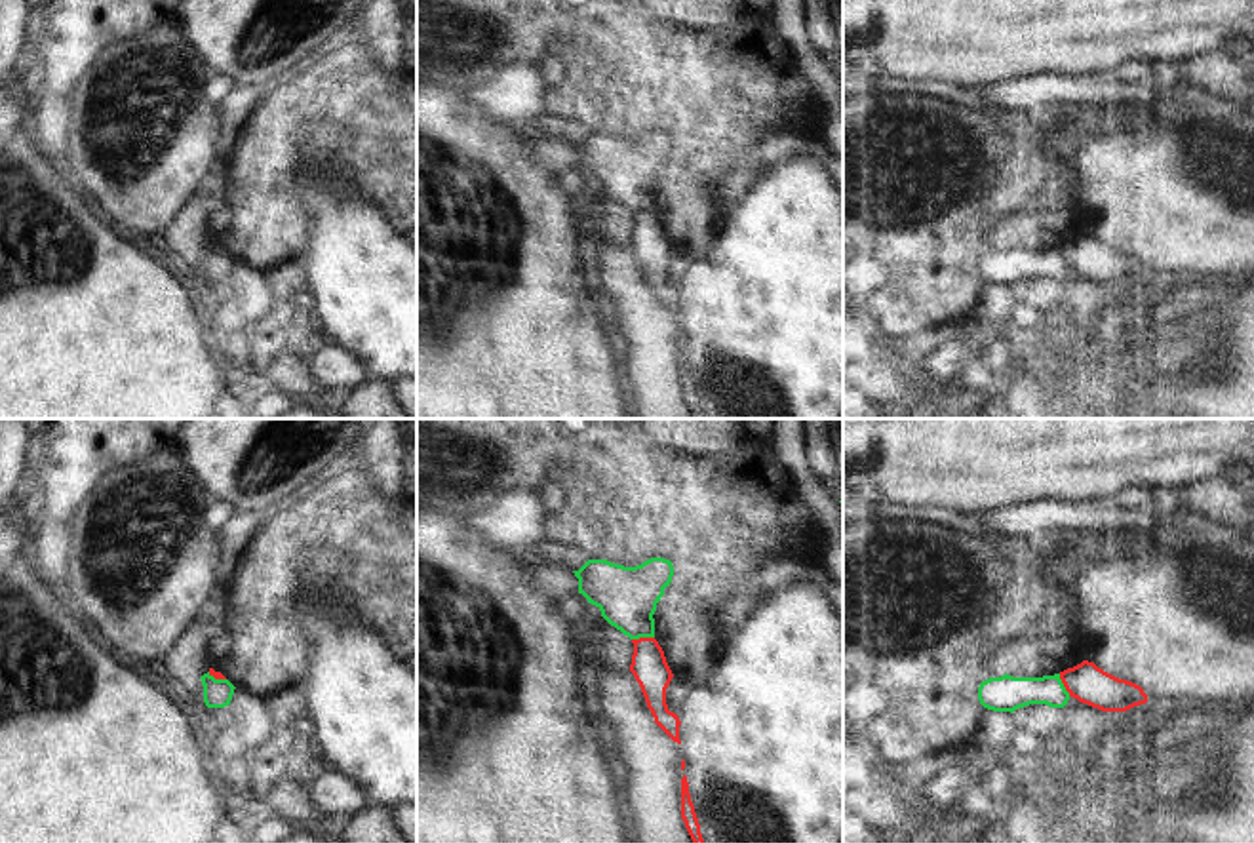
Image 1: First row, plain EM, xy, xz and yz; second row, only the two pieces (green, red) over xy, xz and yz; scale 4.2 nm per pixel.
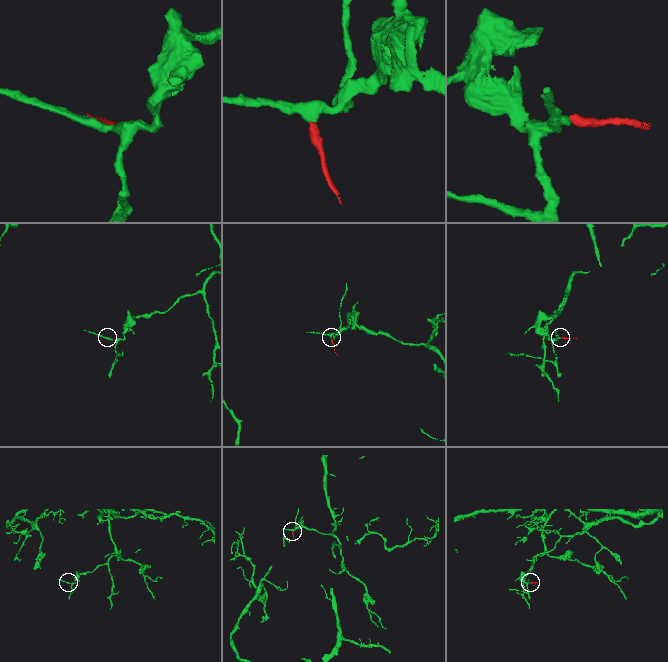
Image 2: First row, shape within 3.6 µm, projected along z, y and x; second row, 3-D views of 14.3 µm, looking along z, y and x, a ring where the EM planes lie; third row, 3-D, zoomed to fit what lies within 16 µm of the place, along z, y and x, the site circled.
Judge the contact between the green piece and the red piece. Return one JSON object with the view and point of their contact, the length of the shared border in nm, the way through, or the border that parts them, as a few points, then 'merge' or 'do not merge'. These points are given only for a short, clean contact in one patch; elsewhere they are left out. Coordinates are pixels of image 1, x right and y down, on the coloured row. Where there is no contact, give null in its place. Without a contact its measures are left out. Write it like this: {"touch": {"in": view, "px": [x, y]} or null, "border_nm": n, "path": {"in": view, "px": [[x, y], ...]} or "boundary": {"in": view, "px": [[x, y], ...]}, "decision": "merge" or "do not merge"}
{"touch": {"in": "xz", "px": [642, 636]}, "border_nm": 100, "boundary": {"in": "xz", "px": [[653, 636], [632, 640]]}, "decision": "do not merge"}

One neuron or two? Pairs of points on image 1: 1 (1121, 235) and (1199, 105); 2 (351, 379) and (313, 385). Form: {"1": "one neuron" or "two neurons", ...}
{"1": "one neuron", "2": "two neurons"}

